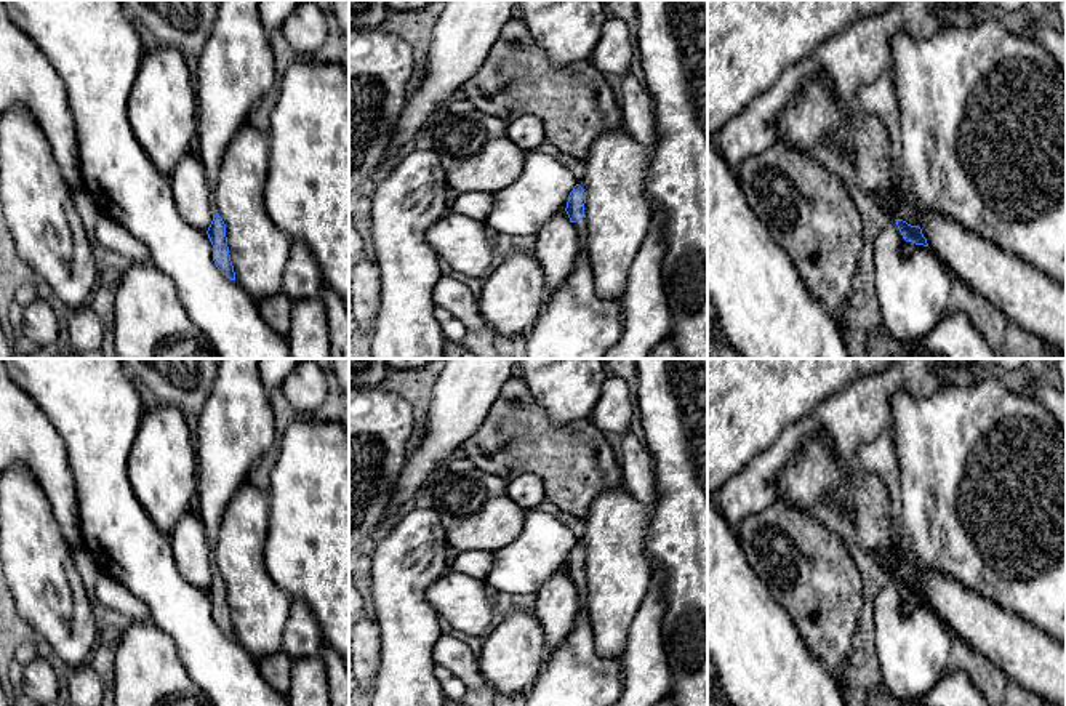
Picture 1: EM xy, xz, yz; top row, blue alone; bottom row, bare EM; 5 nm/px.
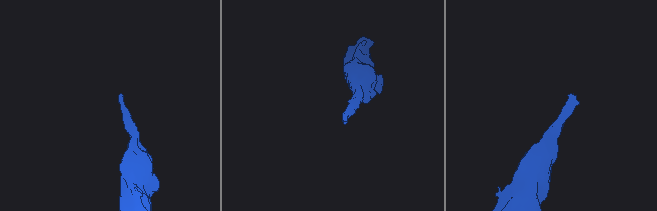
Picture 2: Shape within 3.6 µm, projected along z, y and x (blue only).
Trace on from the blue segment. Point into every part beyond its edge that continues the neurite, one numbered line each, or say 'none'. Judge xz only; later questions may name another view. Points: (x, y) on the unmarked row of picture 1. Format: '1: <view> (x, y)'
1: xz (573, 674)

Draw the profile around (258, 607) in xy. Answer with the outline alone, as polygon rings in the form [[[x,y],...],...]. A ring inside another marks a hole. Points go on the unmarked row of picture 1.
[[[243,483],[226,507],[213,548],[214,570],[226,583],[235,640],[256,660],[282,652],[291,597],[266,570],[267,495]]]

